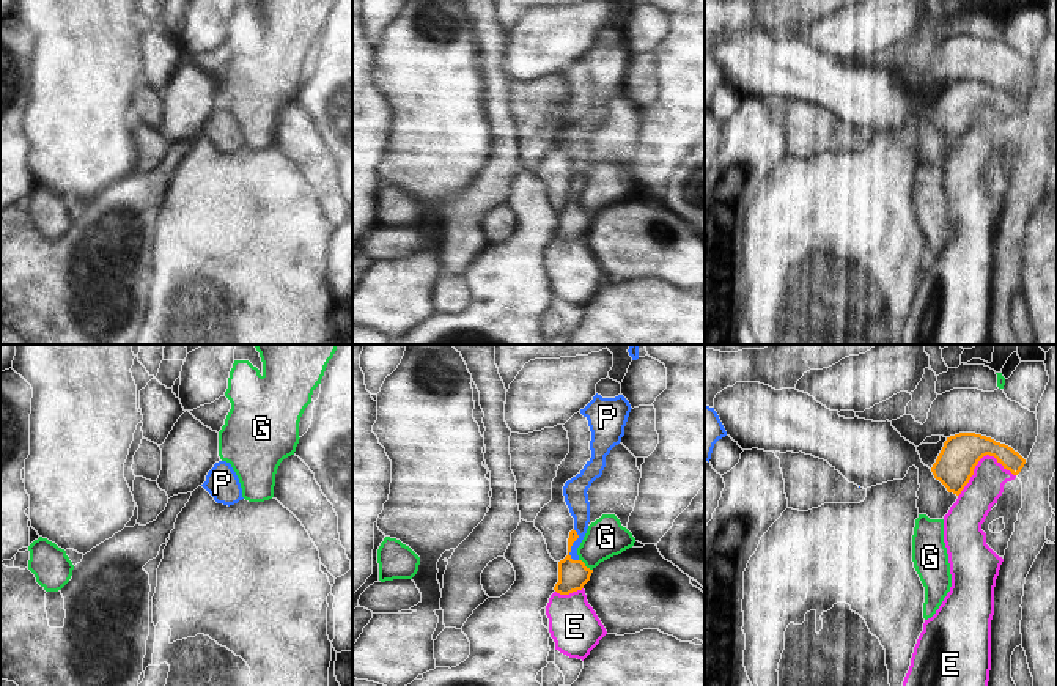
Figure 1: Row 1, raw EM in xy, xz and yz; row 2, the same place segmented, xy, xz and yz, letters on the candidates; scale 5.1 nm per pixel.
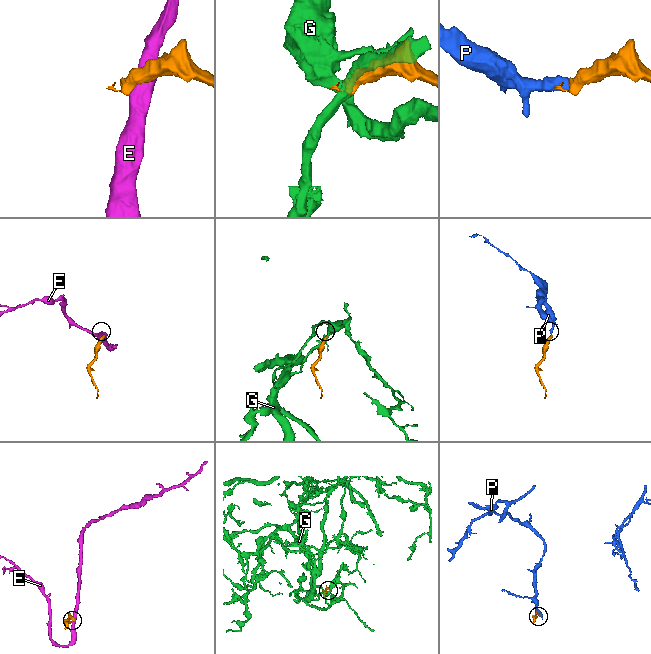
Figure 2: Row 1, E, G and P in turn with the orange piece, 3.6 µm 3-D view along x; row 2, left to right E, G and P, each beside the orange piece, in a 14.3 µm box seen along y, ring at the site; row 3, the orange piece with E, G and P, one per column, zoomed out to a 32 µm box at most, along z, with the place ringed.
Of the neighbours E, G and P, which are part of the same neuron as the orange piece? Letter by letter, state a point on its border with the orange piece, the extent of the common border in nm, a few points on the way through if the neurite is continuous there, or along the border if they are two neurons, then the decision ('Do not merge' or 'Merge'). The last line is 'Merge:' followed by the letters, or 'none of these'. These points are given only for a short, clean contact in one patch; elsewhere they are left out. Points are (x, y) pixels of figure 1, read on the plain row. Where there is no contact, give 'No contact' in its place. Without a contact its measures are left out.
E: Touches orange at yz (979, 107). Shared border 320 nm. Do not merge
G: Touches orange at xz (584, 213). Shared border 90 nm. Boundary: xz (579, 206), (592, 217). Do not merge
P: Touches orange at xz (571, 192). Shared border 170 nm. Path across: xz (573, 222), (571, 192), (579, 178), (576, 145). Merge
Merge: P

